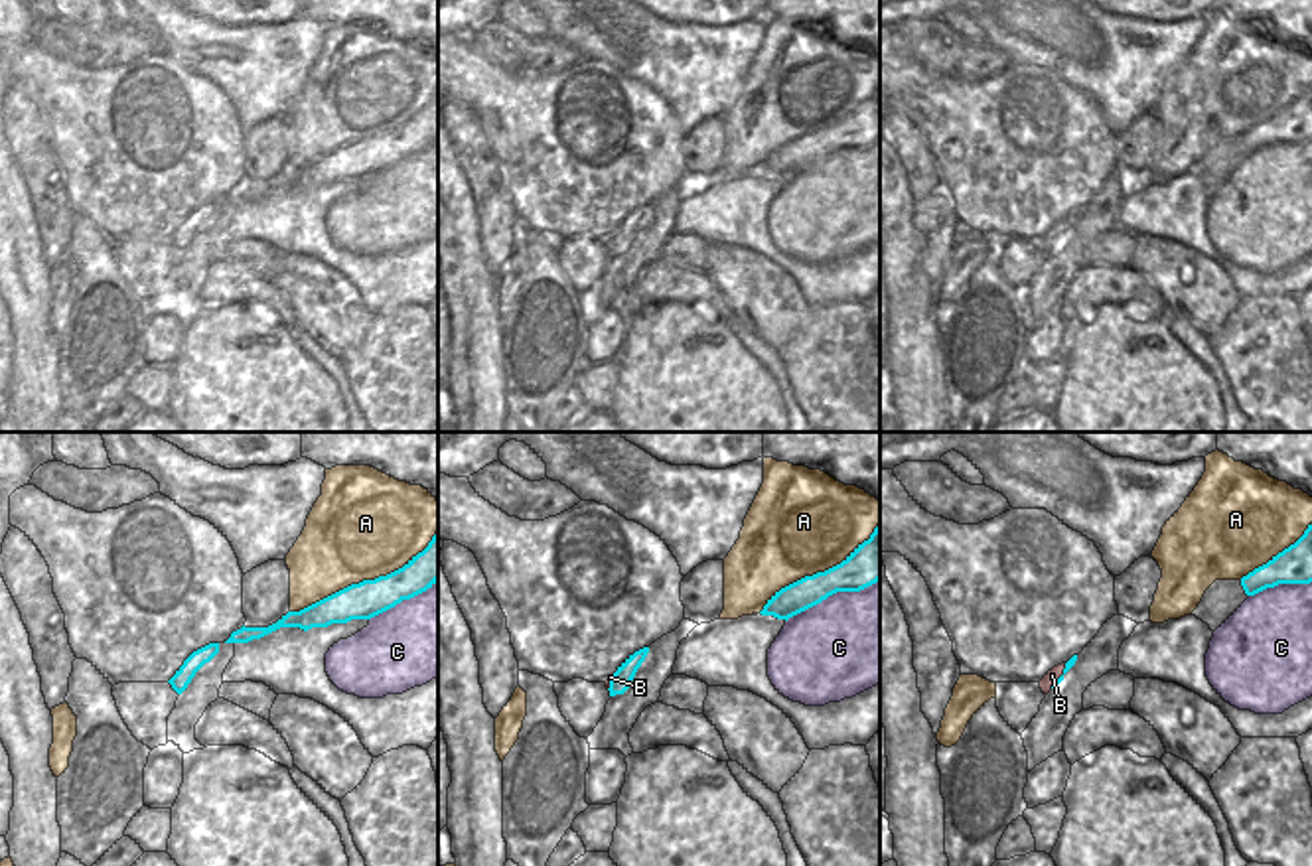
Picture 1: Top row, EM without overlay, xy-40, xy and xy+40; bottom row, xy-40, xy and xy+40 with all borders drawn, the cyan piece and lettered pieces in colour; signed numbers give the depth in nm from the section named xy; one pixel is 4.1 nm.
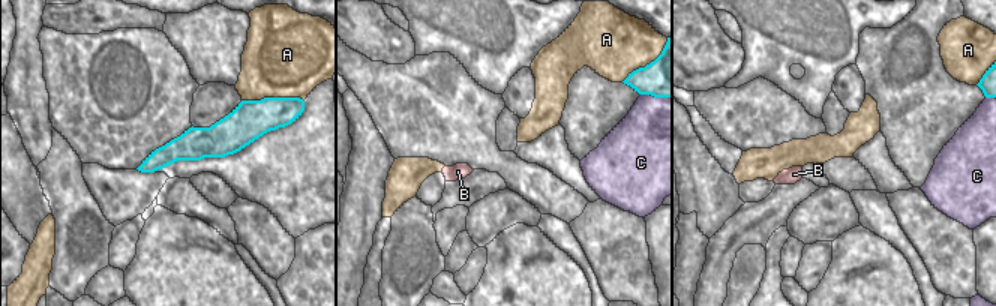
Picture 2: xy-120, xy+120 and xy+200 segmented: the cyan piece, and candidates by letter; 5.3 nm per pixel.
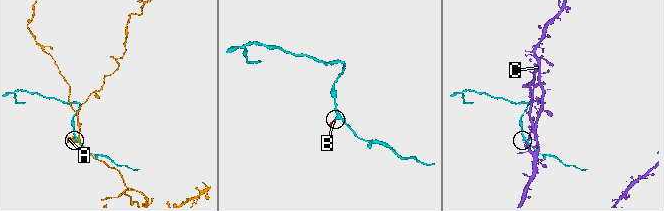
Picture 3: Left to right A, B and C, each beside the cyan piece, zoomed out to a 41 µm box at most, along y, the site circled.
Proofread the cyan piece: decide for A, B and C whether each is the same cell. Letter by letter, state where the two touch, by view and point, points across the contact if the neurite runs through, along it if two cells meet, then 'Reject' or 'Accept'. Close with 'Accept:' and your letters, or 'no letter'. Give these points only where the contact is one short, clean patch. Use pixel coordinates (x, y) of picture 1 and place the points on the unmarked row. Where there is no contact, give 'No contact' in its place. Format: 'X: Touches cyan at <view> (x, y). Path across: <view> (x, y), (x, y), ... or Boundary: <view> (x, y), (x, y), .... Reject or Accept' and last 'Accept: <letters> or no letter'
A: Touches cyan at xy-40 (365, 139). Reject
B: Touches cyan at xy+40 (1062, 233). Path across: xy+40 (1070, 221), (1062, 233), (1052, 233). Accept
C: Touches cyan at xy (831, 152). Reject
Accept: B

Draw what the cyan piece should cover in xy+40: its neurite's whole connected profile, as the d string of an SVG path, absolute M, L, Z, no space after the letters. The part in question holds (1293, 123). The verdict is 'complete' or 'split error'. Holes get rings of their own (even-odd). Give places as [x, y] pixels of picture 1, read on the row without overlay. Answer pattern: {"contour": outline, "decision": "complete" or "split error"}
{"contour": "M1312 83L1304 93L1273 114L1267 122L1255 126L1241 136L1247 154L1255 154L1278 142L1310 142L1312 140Z", "decision": "complete"}

